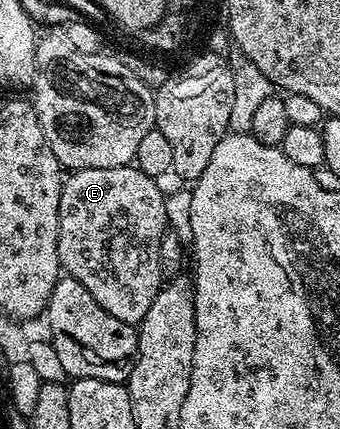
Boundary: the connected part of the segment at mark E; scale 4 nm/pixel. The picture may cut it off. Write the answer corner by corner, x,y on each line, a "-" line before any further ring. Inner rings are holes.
133,165
79,169
70,172
61,183
59,199
59,259
62,270
73,277
103,307
111,311
115,319
134,327
140,326
143,315
155,303
155,295
161,289
161,241
167,232
169,220
165,210
166,194
154,178
143,175

